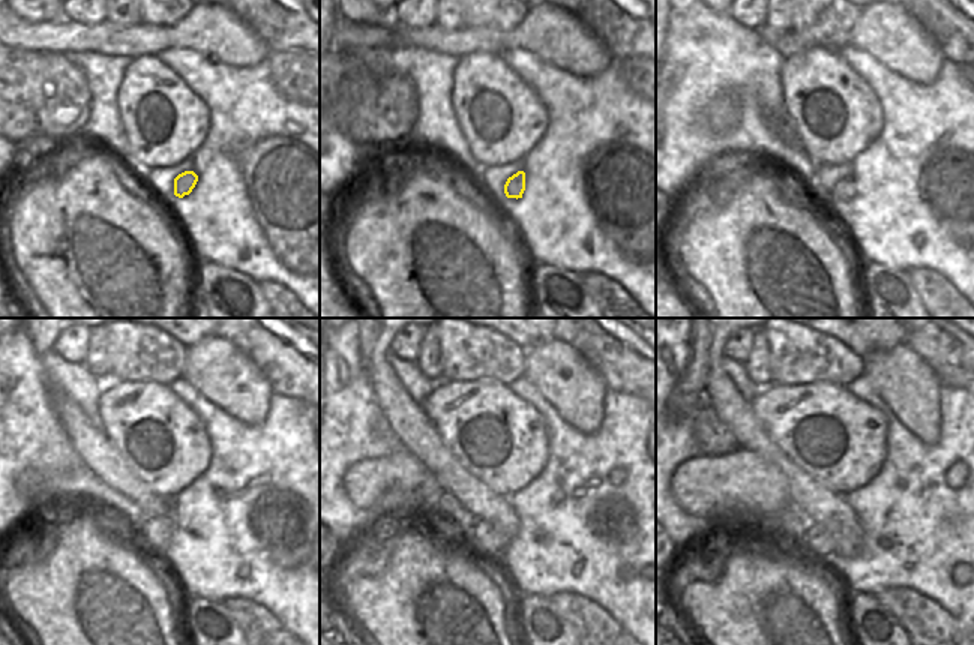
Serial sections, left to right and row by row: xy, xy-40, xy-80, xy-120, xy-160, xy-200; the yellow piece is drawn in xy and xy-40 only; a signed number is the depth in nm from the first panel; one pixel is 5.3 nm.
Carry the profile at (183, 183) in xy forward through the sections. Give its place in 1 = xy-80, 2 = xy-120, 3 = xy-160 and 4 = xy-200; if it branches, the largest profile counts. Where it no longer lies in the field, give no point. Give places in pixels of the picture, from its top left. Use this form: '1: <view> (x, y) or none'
1: xy-80 (844, 189)
2: xy-120 (155, 533)
3: xy-160 (485, 540)
4: xy-200 (815, 542)

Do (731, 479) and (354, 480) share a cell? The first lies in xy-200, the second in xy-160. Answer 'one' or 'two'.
one

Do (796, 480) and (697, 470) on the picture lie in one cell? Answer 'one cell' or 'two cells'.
two cells

